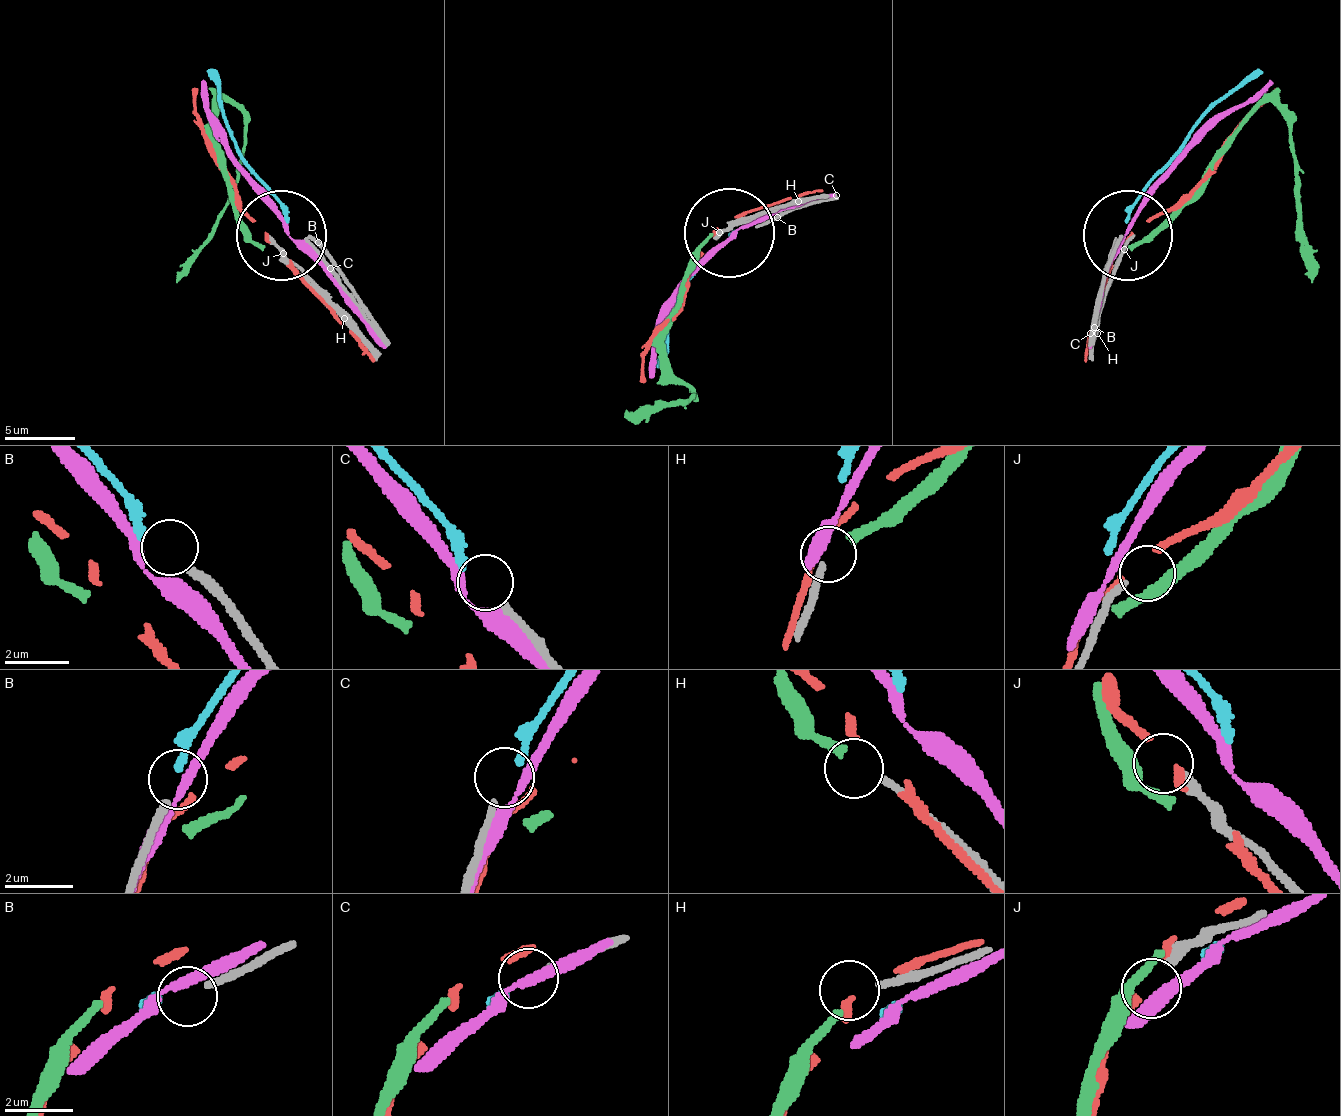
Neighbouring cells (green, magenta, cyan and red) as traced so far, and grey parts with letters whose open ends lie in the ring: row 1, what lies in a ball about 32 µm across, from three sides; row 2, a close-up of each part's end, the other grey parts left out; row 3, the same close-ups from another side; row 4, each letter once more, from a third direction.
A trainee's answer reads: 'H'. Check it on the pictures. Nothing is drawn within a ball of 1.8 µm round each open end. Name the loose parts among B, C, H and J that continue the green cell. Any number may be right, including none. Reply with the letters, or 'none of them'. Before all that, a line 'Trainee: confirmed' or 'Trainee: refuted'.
Trainee: confirmed
H

